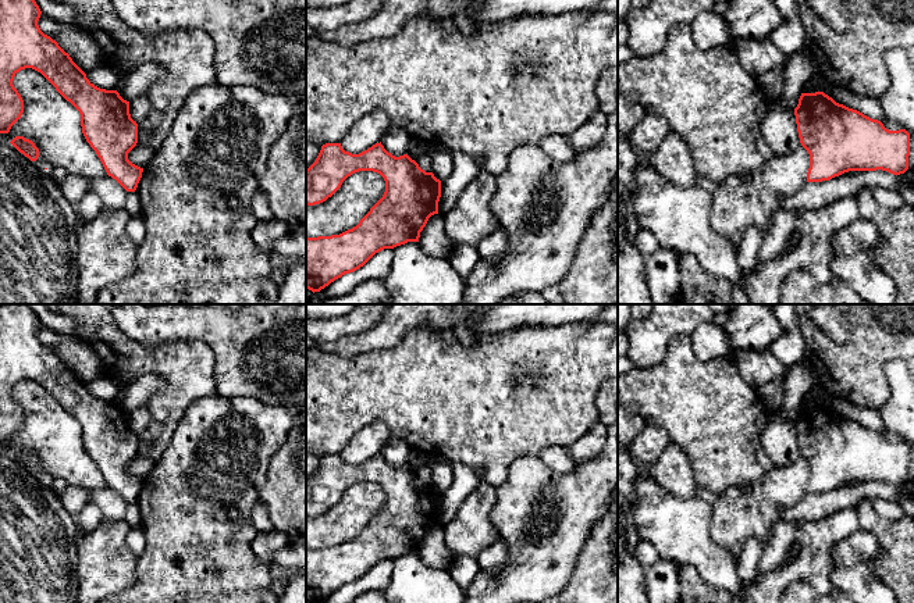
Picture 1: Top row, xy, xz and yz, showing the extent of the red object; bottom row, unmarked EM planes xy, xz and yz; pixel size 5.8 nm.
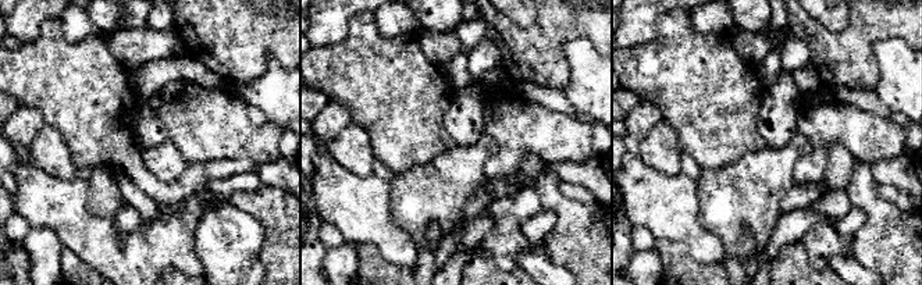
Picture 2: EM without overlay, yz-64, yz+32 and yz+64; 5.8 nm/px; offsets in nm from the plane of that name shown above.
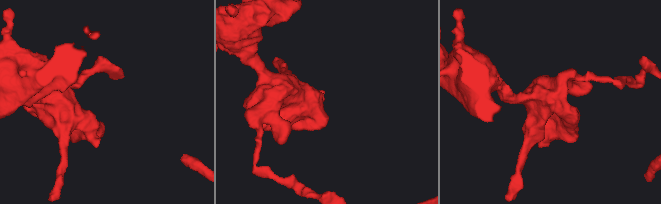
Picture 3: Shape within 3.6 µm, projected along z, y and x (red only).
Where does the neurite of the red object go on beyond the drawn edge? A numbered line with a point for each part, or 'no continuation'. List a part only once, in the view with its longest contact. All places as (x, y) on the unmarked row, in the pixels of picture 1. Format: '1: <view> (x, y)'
no continuation

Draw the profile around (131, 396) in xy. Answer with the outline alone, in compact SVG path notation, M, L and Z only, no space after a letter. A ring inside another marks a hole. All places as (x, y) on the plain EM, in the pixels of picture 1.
M156 374L143 375L132 383L122 385L115 402L124 411L131 413L132 410L145 406L147 399L163 385L164 379L161 377Z

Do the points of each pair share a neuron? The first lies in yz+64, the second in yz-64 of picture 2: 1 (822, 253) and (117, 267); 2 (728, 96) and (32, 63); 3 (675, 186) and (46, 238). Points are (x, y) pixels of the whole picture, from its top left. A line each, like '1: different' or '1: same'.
1: same
2: same
3: different

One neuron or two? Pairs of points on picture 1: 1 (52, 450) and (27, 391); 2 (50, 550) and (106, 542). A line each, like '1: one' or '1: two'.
1: one
2: two

